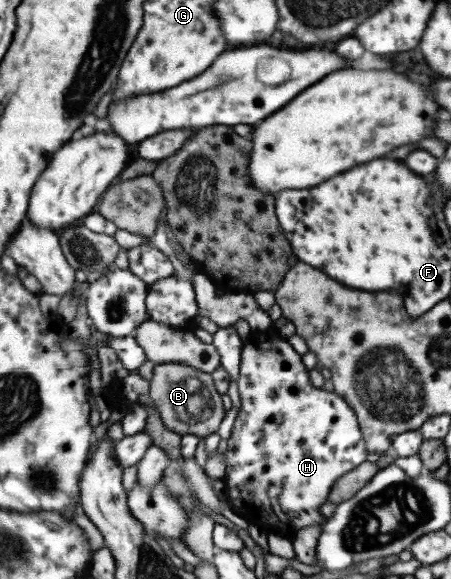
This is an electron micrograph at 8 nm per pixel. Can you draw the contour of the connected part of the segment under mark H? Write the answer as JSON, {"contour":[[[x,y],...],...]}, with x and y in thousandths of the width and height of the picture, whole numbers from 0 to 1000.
{"contour":[[[590,589],[590,592],[541,594],[534,617],[534,642],[528,655],[528,675],[534,689],[532,708],[528,710],[506,767],[506,813],[497,829],[503,843],[501,864],[508,864],[510,876],[539,891],[554,905],[563,905],[590,919],[608,919],[632,927],[643,936],[661,924],[665,914],[687,907],[712,907],[716,914],[718,893],[714,893],[714,872],[727,867],[736,841],[749,827],[763,826],[767,819],[785,813],[803,800],[816,796],[818,779],[812,775],[809,753],[800,743],[800,727],[792,710],[772,696],[763,684],[745,675],[727,675],[721,670],[696,668],[690,660],[690,644],[672,625],[672,613],[652,606],[639,589]]]}

